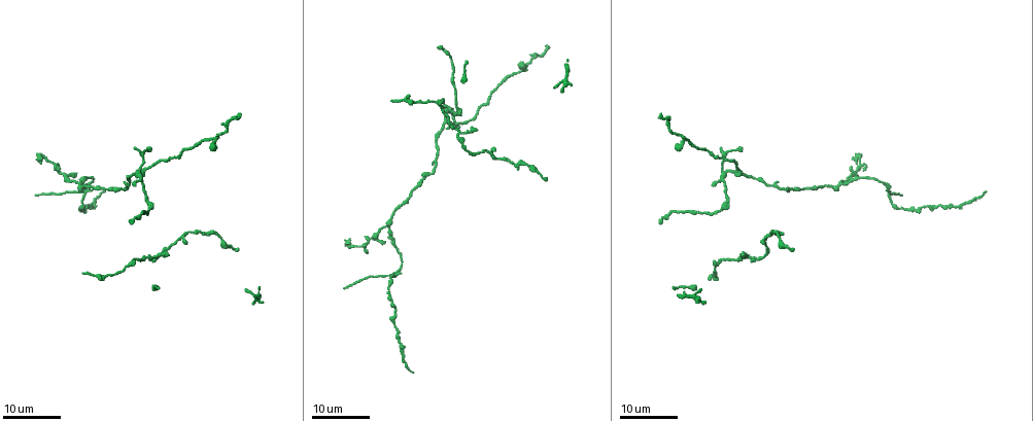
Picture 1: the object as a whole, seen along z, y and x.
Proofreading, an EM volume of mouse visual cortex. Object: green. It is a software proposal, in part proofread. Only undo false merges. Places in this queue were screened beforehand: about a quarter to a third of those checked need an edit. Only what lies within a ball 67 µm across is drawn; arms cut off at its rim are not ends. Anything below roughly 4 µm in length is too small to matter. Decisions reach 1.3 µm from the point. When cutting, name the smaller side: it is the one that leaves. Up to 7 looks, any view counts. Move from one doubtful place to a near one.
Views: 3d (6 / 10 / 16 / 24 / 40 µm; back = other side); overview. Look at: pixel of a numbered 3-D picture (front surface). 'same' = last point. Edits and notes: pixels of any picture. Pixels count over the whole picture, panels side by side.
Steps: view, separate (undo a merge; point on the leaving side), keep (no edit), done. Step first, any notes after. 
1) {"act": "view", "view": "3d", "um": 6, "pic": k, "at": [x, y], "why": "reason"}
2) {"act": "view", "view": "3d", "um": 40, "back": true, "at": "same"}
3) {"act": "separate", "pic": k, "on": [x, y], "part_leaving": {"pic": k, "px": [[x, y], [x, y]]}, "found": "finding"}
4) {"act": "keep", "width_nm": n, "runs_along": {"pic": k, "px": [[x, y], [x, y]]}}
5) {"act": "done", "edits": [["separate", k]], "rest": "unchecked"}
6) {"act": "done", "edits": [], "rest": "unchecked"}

{"act": "view", "view": "3d", "um": 24, "pic": 1, "at": [139, 172], "why": "three arms meet"}

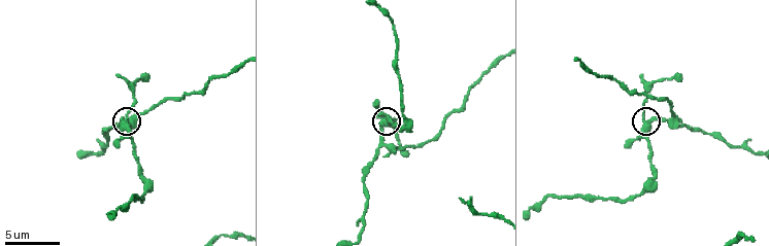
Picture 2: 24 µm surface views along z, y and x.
{"act": "view", "view": "3d", "um": 6, "pic": 2, "at": [125, 122], "why": "closer look"}

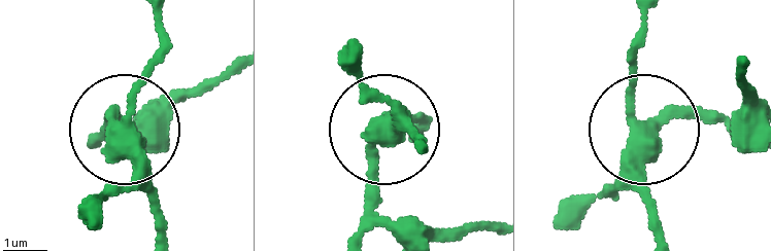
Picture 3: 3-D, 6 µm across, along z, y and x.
{"act": "view", "view": "3d", "um": 6, "back": true, "pic": 3, "at": [128, 132]}

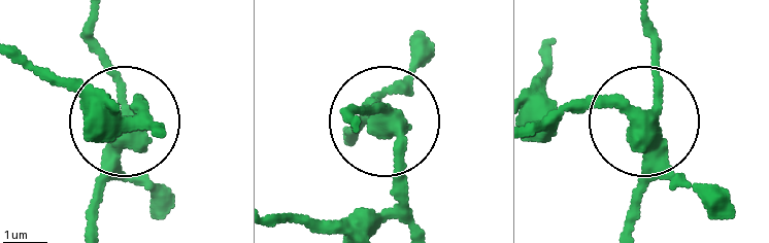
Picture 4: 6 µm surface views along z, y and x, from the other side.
{"act": "keep", "arms": 3, "found": "all the same neuron"}

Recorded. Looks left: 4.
{"act": "view", "view": "3d", "um": 16, "pic": 1, "at": [79, 184], "why": "small branch off a trunk"}

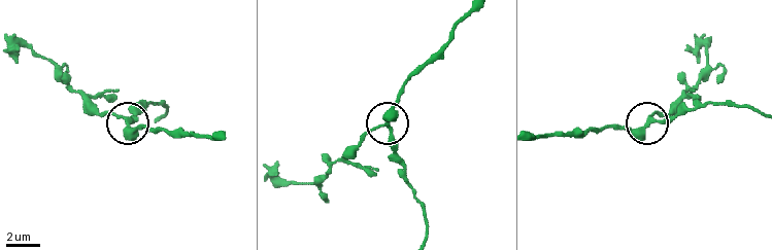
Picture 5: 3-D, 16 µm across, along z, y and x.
{"act": "view", "view": "3d", "um": 6, "pic": 5, "at": [384, 125]}

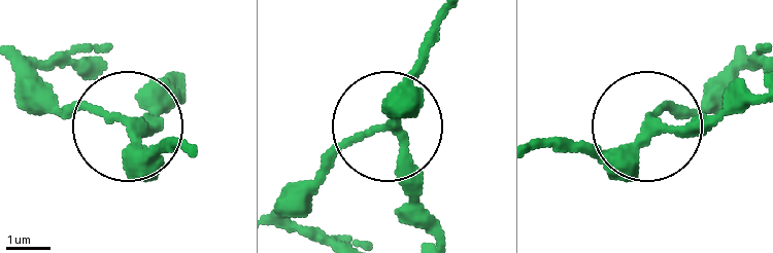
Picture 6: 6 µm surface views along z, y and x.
{"act": "keep", "arms": 3, "runs_along": {"pic": 6, "px": [[540, 146], [607, 153], [662, 113], [714, 109]]}, "found": "continuous, no second neuron"}

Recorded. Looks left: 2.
{"act": "view", "view": "3d", "um": 24, "pic": 1, "at": [888, 193], "why": "small branch off a trunk"}

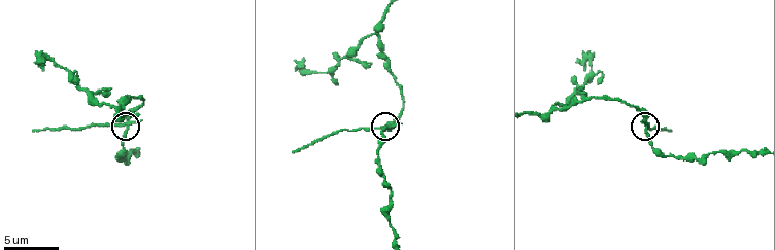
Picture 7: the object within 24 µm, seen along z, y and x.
{"act": "view", "view": "3d", "um": 6, "pic": 7, "at": [645, 125]}

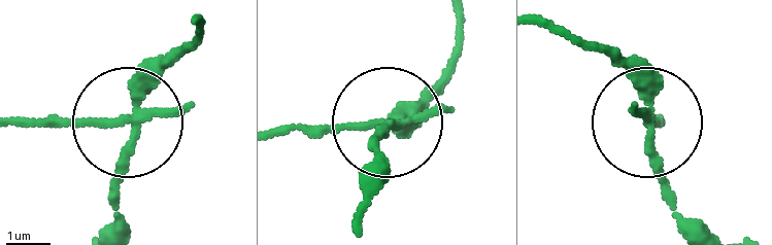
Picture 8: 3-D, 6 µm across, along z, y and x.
{"act": "separate", "pic": 8, "on": [72, 120], "side_arm_um": 10, "part_leaving": {"pic": 8, "px": [[137, 117], [20, 117]]}, "found": "two neurons meet here"}

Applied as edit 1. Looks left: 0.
{"act": "done", "edits": [["separate", 8]], "rest": "unchecked"}

